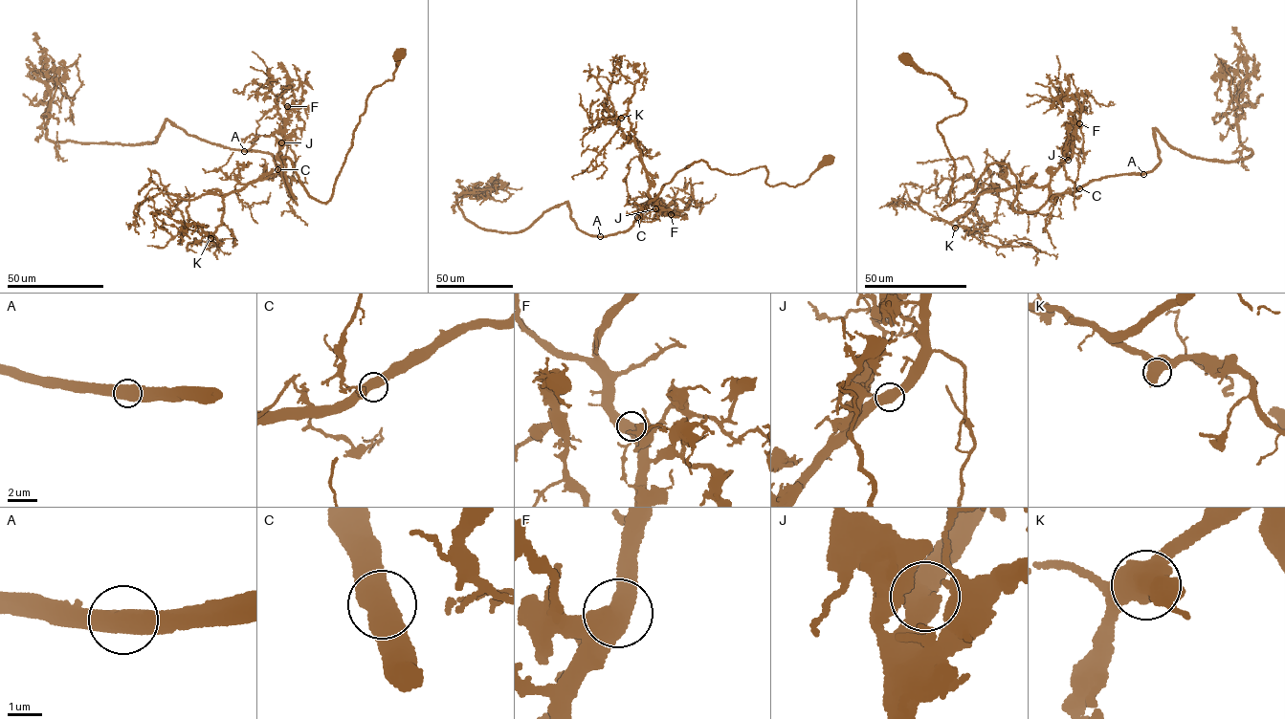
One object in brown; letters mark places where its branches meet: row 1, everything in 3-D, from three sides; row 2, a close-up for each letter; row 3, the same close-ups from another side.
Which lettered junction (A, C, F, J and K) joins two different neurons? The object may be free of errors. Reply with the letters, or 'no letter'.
no letter

